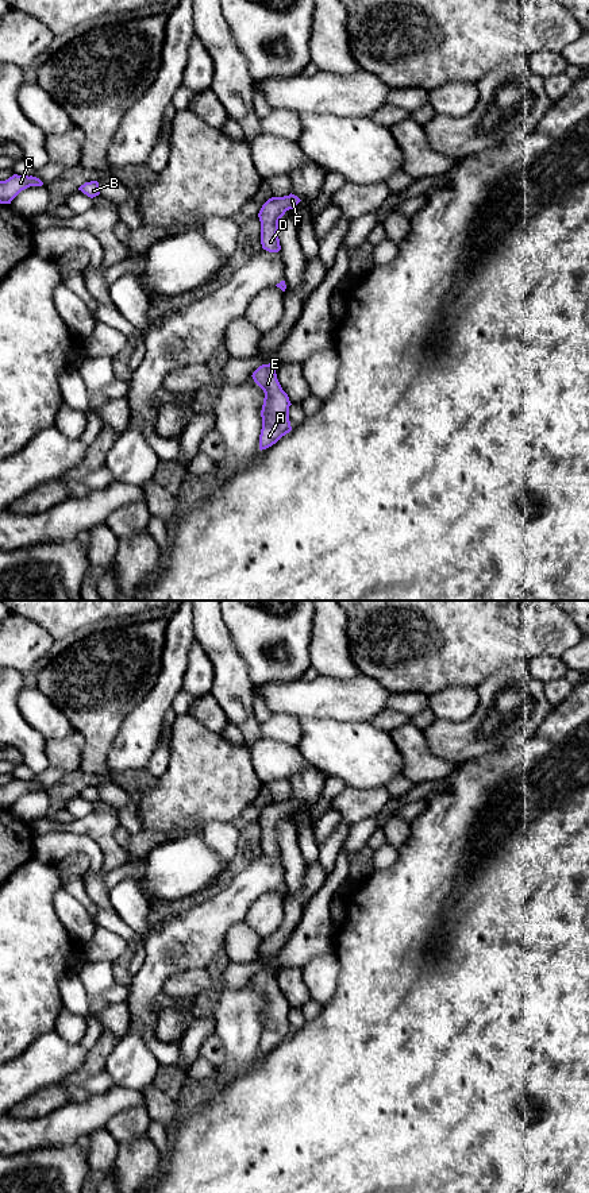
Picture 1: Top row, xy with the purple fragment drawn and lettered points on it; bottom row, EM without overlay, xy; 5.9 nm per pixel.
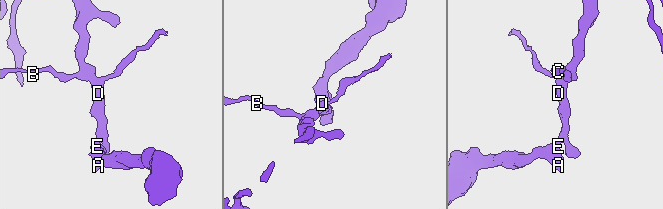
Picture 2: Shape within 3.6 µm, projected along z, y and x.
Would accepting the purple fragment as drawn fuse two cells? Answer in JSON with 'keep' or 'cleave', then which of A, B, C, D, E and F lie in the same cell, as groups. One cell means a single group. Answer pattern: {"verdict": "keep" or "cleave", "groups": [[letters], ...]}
{"verdict": "keep", "groups": [["A", "B", "C", "D", "E", "F"]]}

